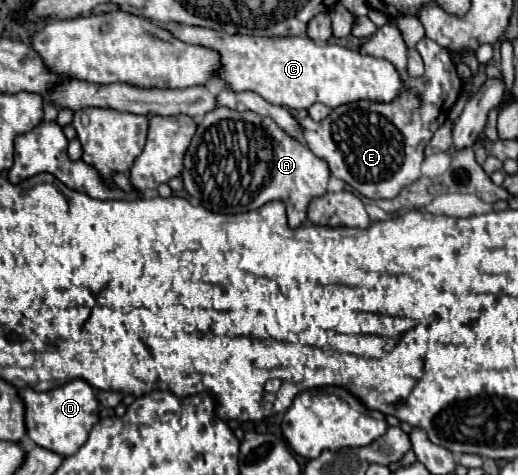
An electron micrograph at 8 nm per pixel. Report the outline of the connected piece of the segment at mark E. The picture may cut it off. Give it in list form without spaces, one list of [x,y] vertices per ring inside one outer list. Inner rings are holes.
[[[384,24],[382,28],[378,28],[378,32],[360,48],[362,54],[370,54],[370,56],[376,56],[376,58],[386,58],[390,60],[396,70],[400,72],[404,84],[406,84],[406,90],[392,102],[392,104],[376,104],[376,102],[354,102],[354,104],[344,104],[344,106],[338,106],[334,108],[328,118],[320,120],[320,122],[314,122],[310,116],[306,118],[296,118],[298,124],[302,126],[302,138],[304,138],[304,144],[320,158],[324,158],[330,166],[330,172],[332,176],[340,178],[344,184],[352,186],[356,192],[360,192],[362,196],[366,198],[372,198],[372,200],[382,200],[382,198],[396,198],[398,192],[412,184],[414,180],[420,178],[420,164],[424,160],[424,146],[426,142],[434,136],[434,132],[446,122],[446,114],[448,114],[448,108],[454,106],[456,98],[460,96],[462,92],[462,80],[458,78],[456,74],[456,68],[452,64],[450,68],[450,52],[442,46],[438,46],[434,40],[430,38],[422,38],[418,44],[416,44],[416,50],[420,52],[422,56],[422,62],[424,62],[424,74],[420,78],[412,78],[406,70],[406,62],[408,62],[408,46],[402,38],[402,32],[396,28],[396,26],[390,26],[390,24]]]

